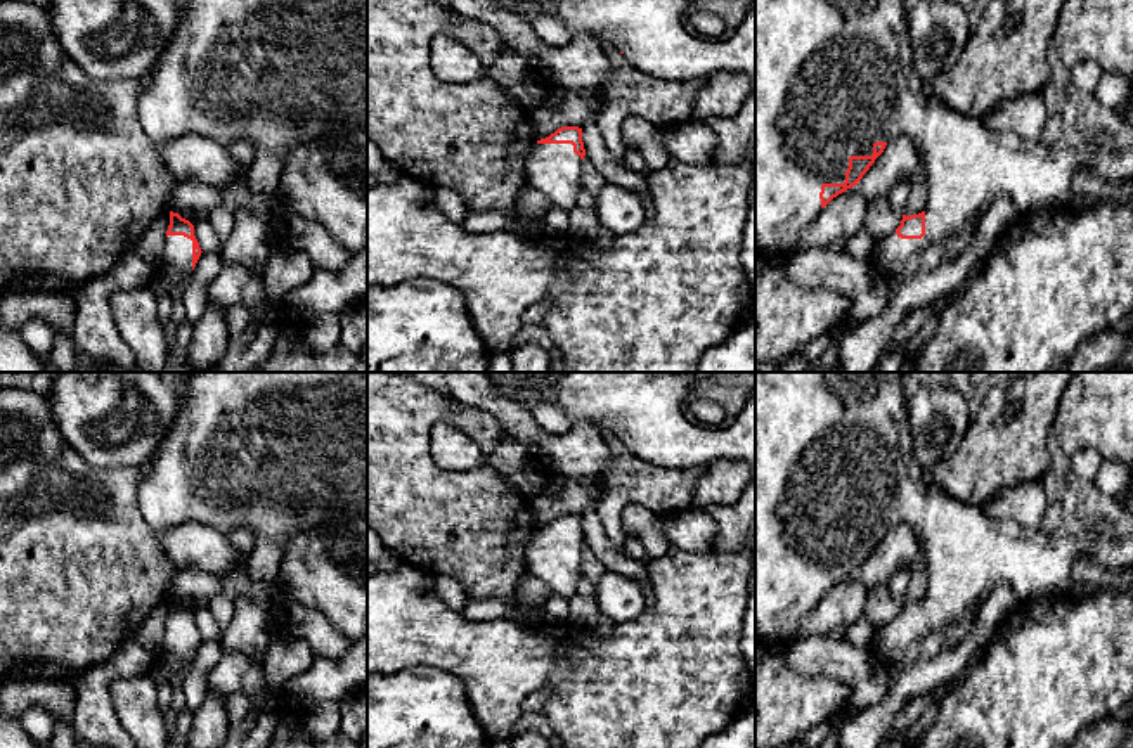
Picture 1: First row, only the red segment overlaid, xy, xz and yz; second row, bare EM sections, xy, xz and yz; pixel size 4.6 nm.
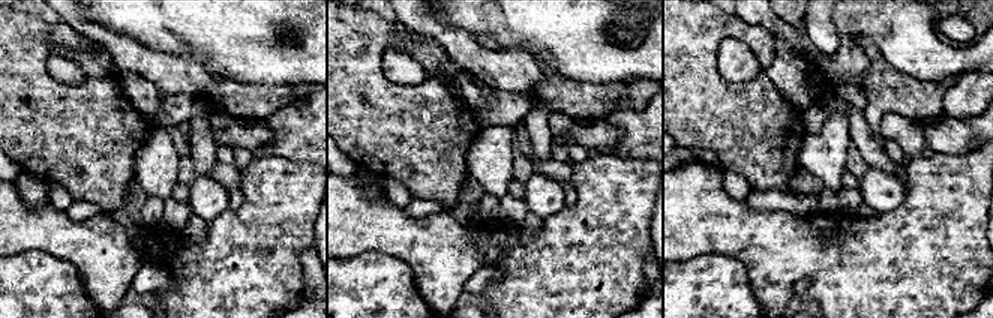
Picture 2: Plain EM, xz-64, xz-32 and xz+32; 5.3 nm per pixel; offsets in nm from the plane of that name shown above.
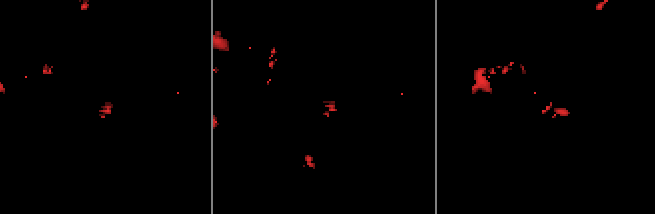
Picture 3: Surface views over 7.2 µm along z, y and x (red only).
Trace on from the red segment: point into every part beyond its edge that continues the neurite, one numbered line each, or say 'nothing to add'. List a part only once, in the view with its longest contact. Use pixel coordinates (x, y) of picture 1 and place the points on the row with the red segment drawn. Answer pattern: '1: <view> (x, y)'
1: yz (832, 77)

